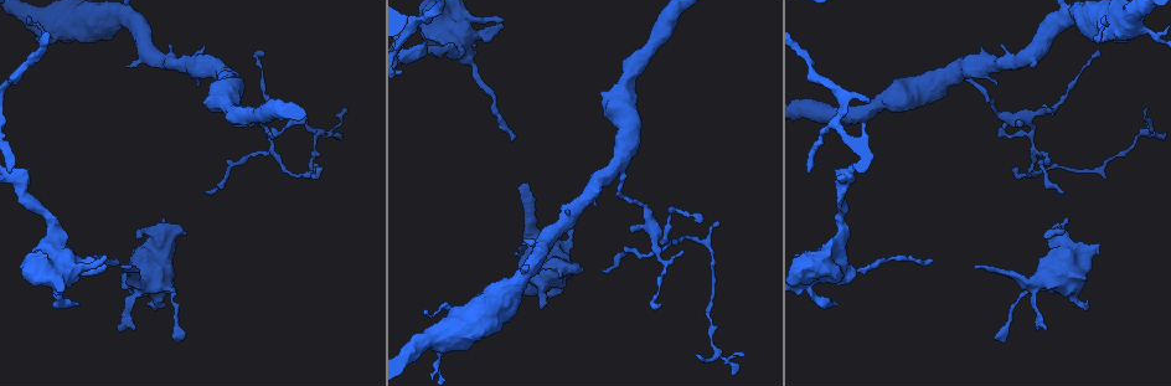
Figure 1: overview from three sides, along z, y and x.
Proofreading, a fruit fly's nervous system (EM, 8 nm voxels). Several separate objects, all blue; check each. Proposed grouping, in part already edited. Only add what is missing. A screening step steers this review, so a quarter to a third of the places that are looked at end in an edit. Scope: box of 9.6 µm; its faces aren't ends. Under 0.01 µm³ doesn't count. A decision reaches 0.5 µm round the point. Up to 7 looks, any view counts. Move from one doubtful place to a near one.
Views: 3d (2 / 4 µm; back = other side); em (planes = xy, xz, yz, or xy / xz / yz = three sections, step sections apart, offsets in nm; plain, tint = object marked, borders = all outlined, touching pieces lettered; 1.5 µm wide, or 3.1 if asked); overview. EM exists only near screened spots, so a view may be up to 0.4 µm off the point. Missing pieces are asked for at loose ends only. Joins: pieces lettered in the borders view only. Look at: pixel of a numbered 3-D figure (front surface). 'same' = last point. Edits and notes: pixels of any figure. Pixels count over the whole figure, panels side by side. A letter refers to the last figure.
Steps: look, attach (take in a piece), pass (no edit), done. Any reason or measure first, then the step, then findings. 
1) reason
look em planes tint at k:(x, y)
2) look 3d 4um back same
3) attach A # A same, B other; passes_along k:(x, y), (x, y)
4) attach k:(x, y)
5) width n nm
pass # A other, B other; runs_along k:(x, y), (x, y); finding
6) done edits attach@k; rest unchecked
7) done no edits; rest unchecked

free end
look 3d 4um at 1:(547, 293)

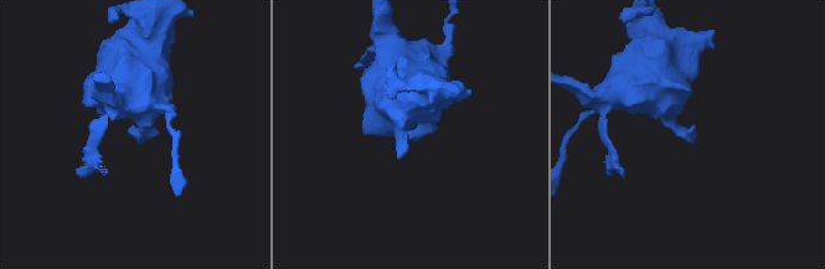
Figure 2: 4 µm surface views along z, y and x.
look em planes borders at 2:(130, 129)

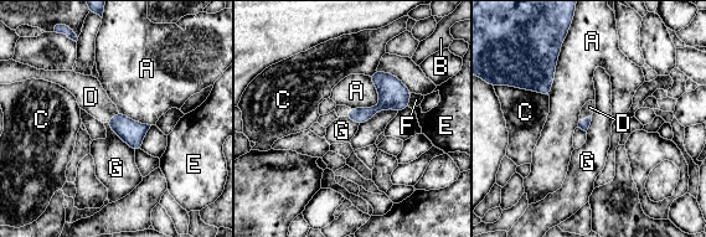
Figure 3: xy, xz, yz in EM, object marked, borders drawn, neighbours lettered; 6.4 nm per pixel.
attach D # A other, B other, C other, D same, E other, F other, G other; it goes on there

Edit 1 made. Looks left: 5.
free end
look 3d 4um at 1:(116, 260)

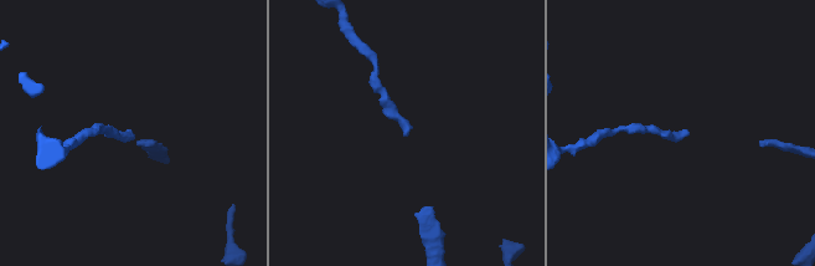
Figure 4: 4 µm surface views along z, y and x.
look em planes tint at 4:(403, 133)

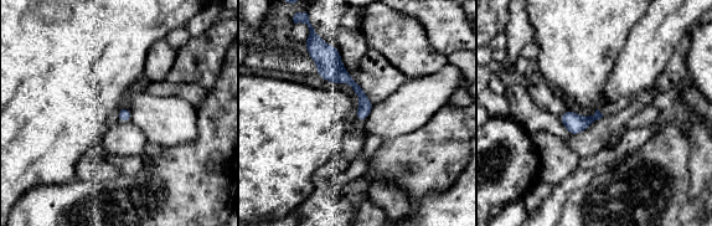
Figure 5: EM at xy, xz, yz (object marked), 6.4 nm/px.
what lies round it
look em planes borders same

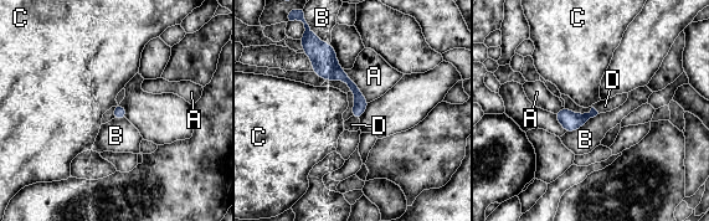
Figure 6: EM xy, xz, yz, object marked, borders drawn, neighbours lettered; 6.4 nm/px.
attach D # A other, B other, C other, D same; passes_along 6:(360, 104), (355, 118), (352, 124); the neuron continues

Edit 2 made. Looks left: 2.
done edits attach@3, attach@6; rest unchecked

